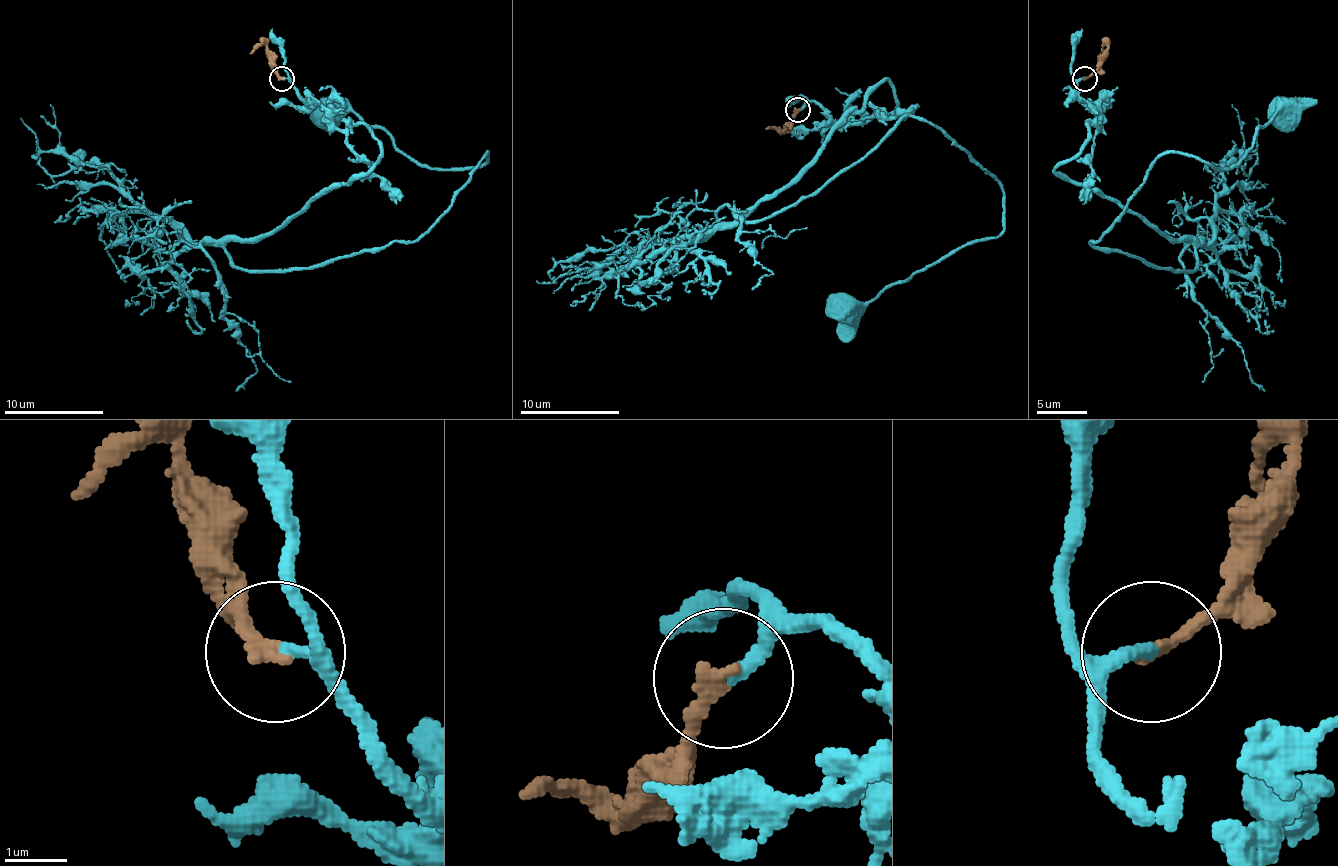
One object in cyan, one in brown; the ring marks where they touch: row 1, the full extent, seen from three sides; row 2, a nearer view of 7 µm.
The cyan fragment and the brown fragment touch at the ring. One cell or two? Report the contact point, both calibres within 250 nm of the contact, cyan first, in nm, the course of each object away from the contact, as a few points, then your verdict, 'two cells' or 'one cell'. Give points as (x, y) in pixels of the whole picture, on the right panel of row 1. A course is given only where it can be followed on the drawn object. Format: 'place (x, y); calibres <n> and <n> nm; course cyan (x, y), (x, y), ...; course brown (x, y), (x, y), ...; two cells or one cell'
place (1085, 78); calibres 200 and 240 nm; course cyan (1084, 78), (1057, 172), (1186, 239), (1171, 269), (1092, 242), (1161, 155), (1226, 170), (1278, 112); course brown (1084, 78), (1097, 68), (1099, 55), (1107, 48), (1104, 45), (1104, 53); one cell

